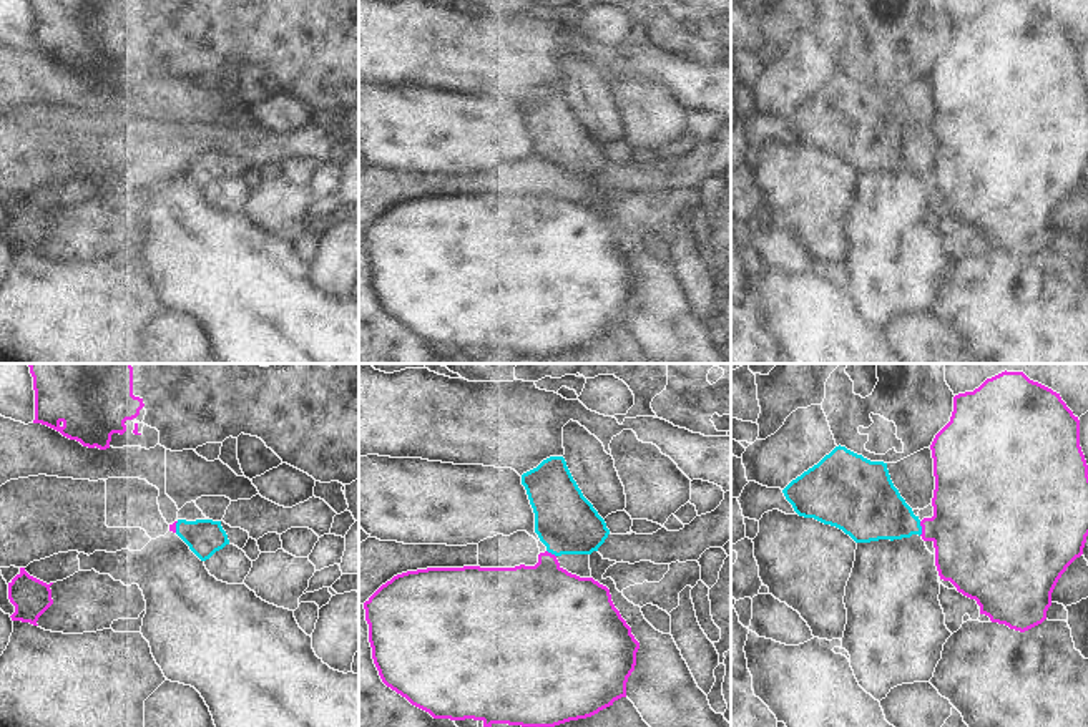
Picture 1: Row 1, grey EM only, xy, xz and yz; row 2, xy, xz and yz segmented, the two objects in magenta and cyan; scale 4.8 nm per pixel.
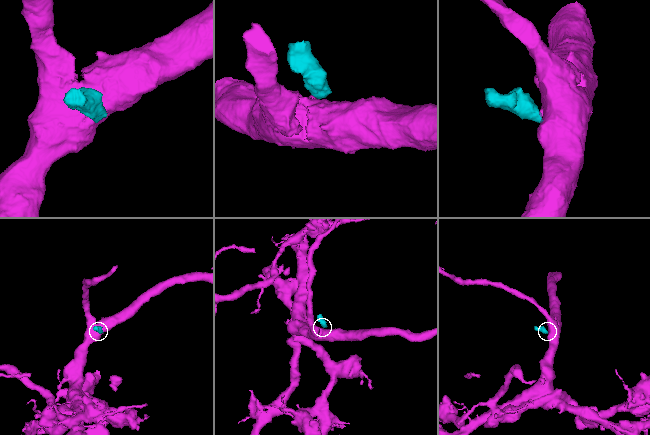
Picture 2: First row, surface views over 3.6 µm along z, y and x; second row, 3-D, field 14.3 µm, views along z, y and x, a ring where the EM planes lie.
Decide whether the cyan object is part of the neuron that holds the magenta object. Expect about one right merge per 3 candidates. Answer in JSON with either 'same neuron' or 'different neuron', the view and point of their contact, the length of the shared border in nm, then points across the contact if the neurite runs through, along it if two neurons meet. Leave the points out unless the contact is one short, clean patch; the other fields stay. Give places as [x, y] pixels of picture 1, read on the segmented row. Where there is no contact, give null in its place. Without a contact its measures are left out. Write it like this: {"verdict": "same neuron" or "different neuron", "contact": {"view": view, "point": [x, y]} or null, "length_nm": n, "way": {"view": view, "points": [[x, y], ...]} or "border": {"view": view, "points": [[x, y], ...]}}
{"verdict": "different neuron", "contact": {"view": "yz", "point": [922, 528]}, "length_nm": 70, "border": {"view": "yz", "points": [[919, 522], [921, 535]]}}

